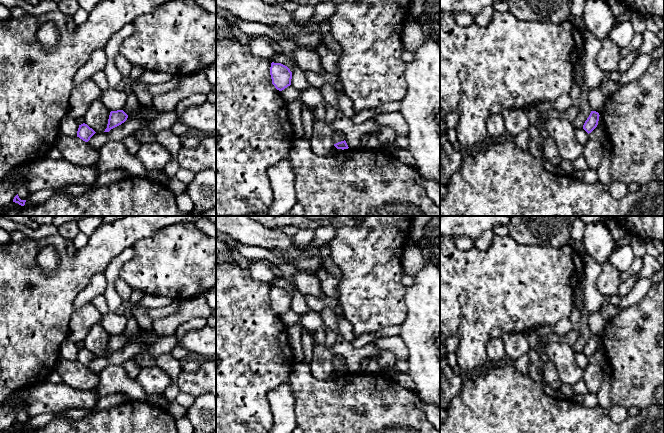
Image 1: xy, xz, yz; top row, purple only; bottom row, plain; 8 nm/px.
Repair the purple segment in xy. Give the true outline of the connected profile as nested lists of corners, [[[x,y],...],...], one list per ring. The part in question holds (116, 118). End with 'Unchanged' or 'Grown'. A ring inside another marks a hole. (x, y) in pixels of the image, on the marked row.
[[[123,110],[111,111],[108,119],[107,128],[104,132],[109,132],[111,129],[121,125],[128,118],[128,115]]]. Unchanged

